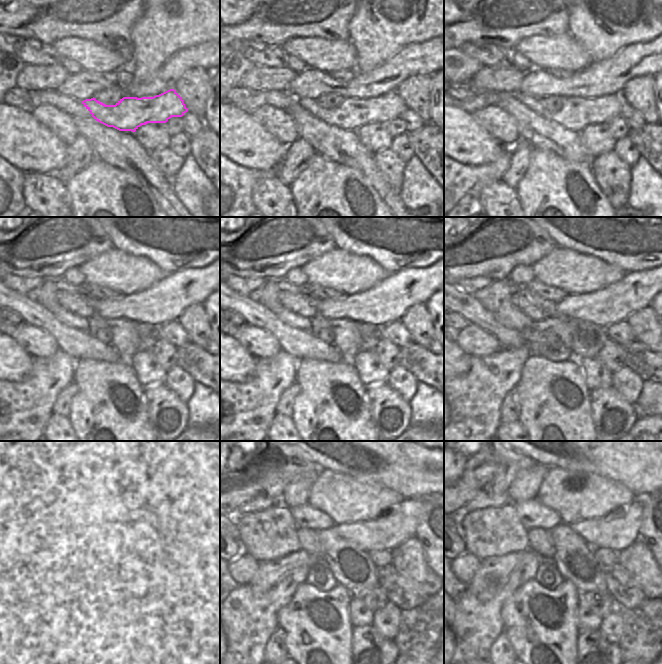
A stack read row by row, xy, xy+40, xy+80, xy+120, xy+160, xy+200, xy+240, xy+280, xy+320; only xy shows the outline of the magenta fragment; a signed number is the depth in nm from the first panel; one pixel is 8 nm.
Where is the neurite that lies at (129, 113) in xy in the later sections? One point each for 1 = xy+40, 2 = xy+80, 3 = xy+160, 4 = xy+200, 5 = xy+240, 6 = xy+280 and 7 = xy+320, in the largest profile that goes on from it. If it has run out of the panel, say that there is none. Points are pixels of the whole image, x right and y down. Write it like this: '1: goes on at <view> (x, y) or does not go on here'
1: goes on at xy+40 (352, 113)
2: goes on at xy+80 (576, 113)
3: goes on at xy+160 (344, 333)
4: goes on at xy+200 (496, 297)
5: goes on at xy+240 (54, 543)
6: goes on at xy+280 (270, 536)
7: goes on at xy+320 (495, 535)

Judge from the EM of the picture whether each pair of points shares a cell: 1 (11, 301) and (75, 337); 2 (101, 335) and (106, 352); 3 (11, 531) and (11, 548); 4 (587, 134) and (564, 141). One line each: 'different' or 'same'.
1: same
2: different
3: different
4: different

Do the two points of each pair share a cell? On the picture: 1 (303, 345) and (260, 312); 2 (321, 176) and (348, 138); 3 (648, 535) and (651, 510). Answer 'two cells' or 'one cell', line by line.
1: one cell
2: two cells
3: one cell

